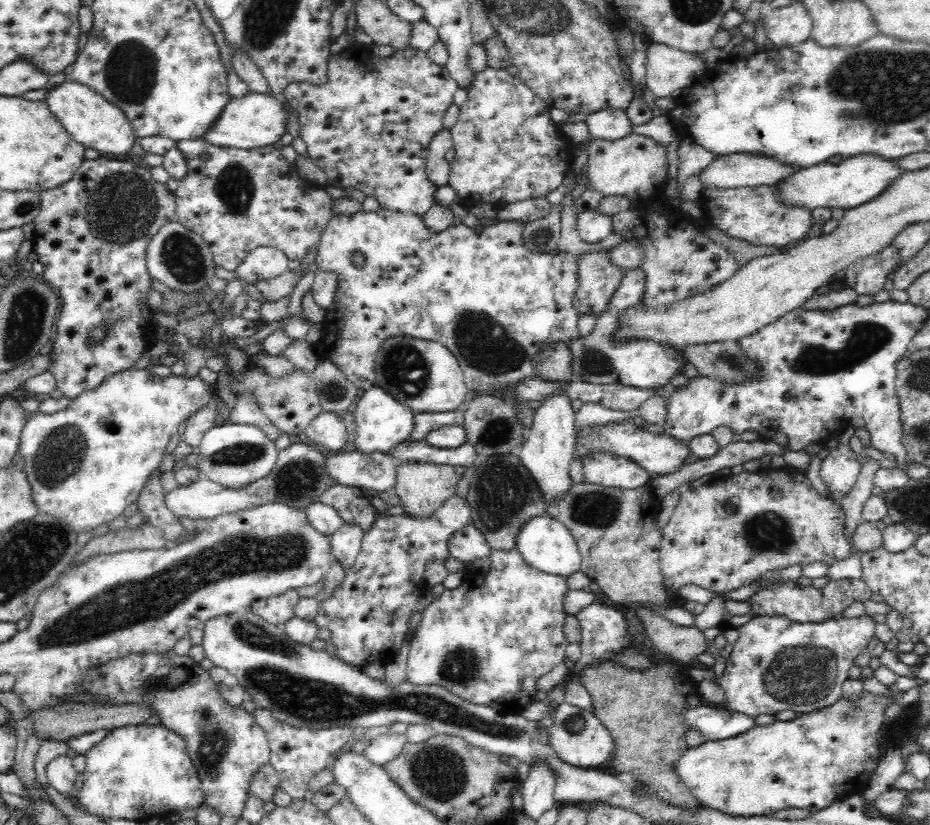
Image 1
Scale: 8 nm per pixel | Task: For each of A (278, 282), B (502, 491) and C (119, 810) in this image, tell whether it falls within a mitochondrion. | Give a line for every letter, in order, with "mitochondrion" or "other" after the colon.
A: other
B: mitochondrion
C: other

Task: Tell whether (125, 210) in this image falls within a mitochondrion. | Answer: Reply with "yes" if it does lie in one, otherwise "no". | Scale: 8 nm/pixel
yes

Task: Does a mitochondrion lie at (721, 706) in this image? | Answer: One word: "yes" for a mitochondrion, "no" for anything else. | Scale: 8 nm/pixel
no

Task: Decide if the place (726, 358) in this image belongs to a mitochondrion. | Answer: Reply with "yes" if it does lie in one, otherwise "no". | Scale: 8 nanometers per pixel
yes

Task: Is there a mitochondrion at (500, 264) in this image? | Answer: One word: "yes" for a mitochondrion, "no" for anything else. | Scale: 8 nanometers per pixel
no

